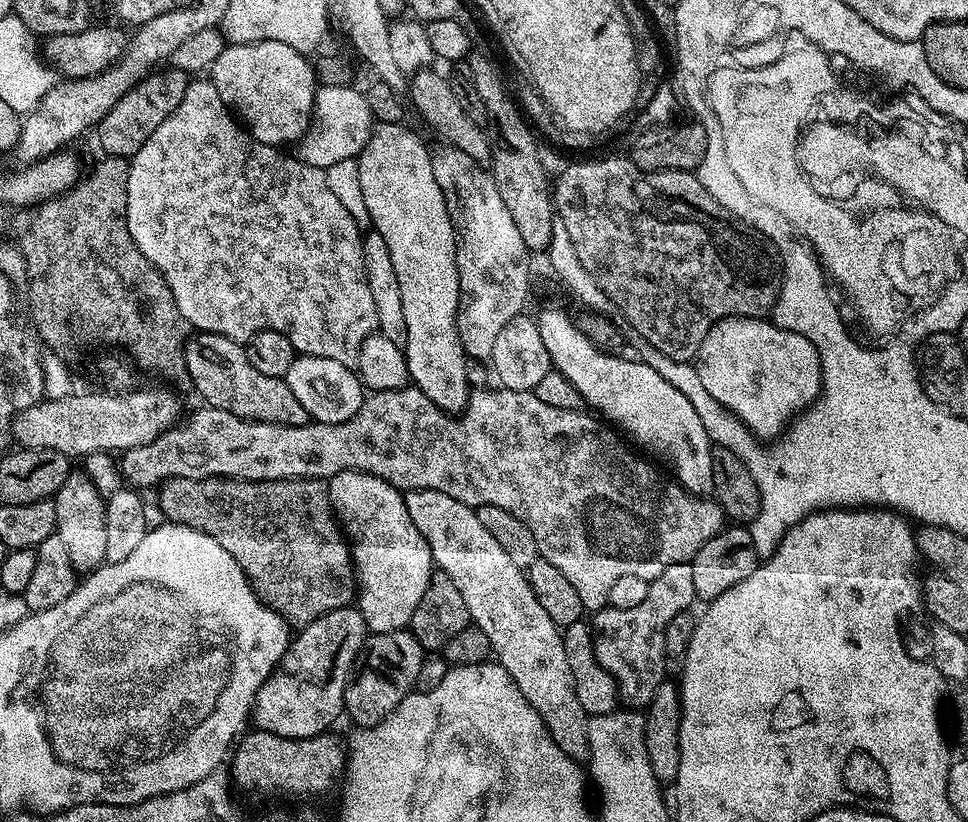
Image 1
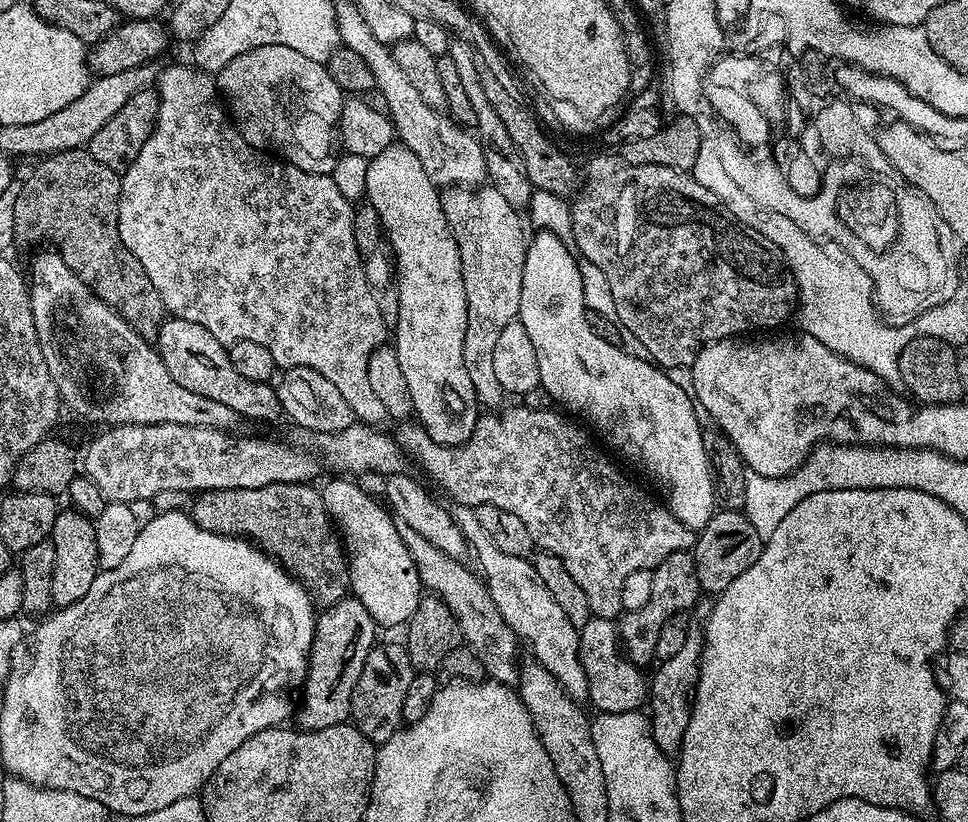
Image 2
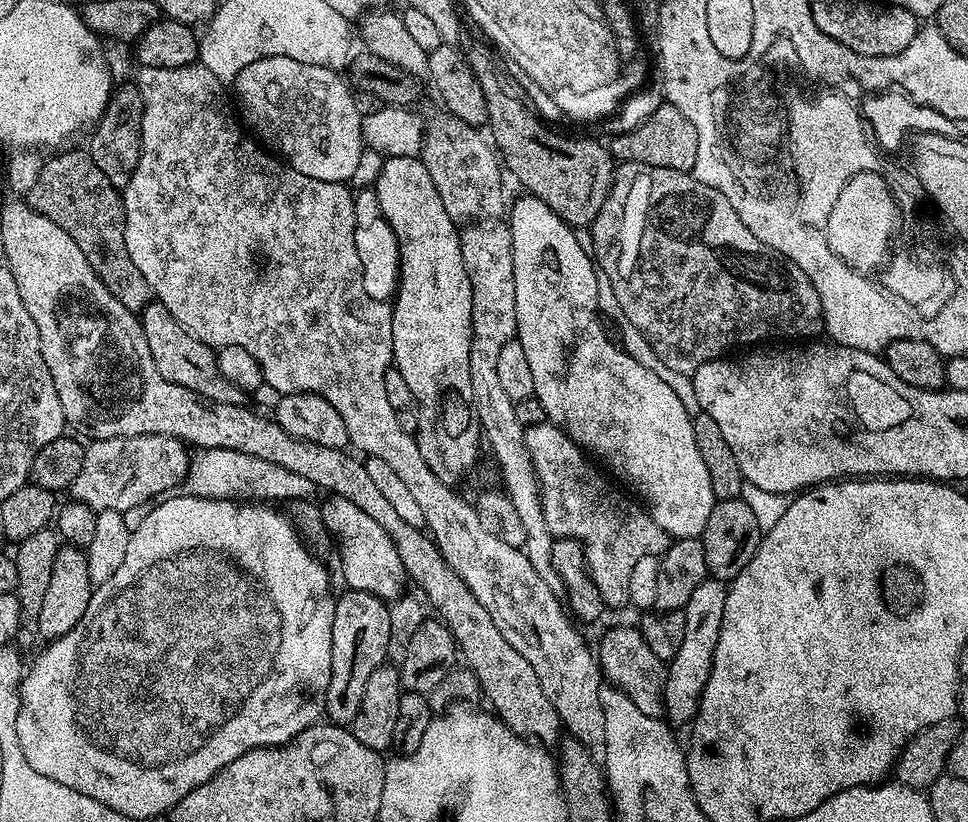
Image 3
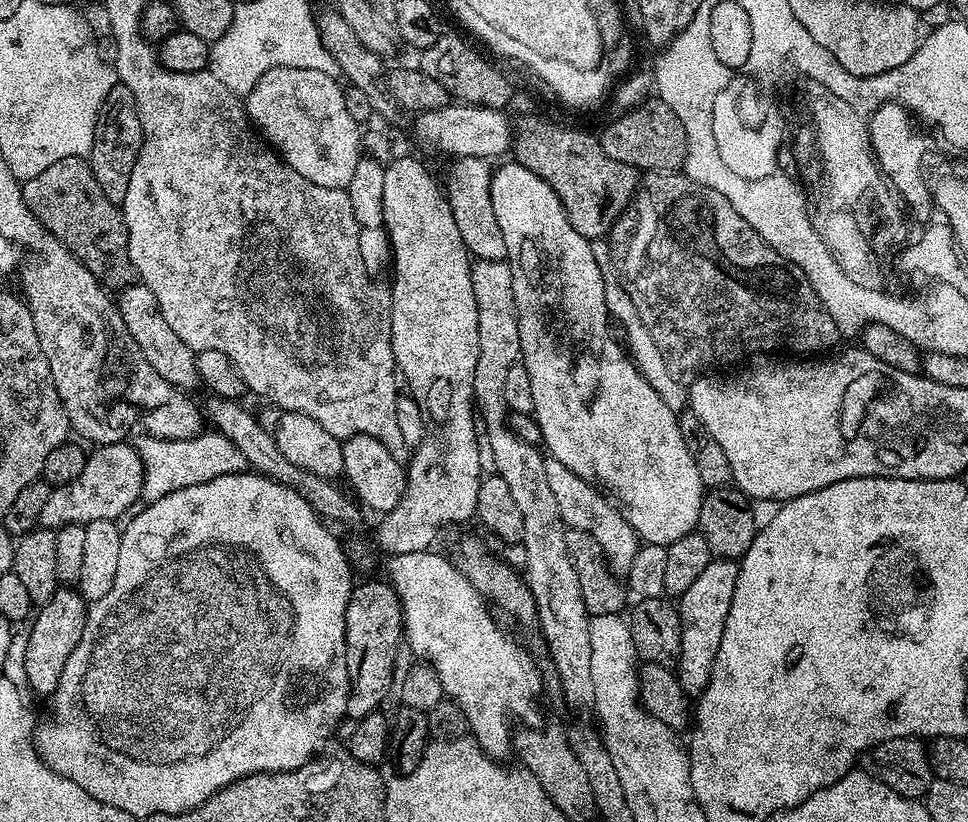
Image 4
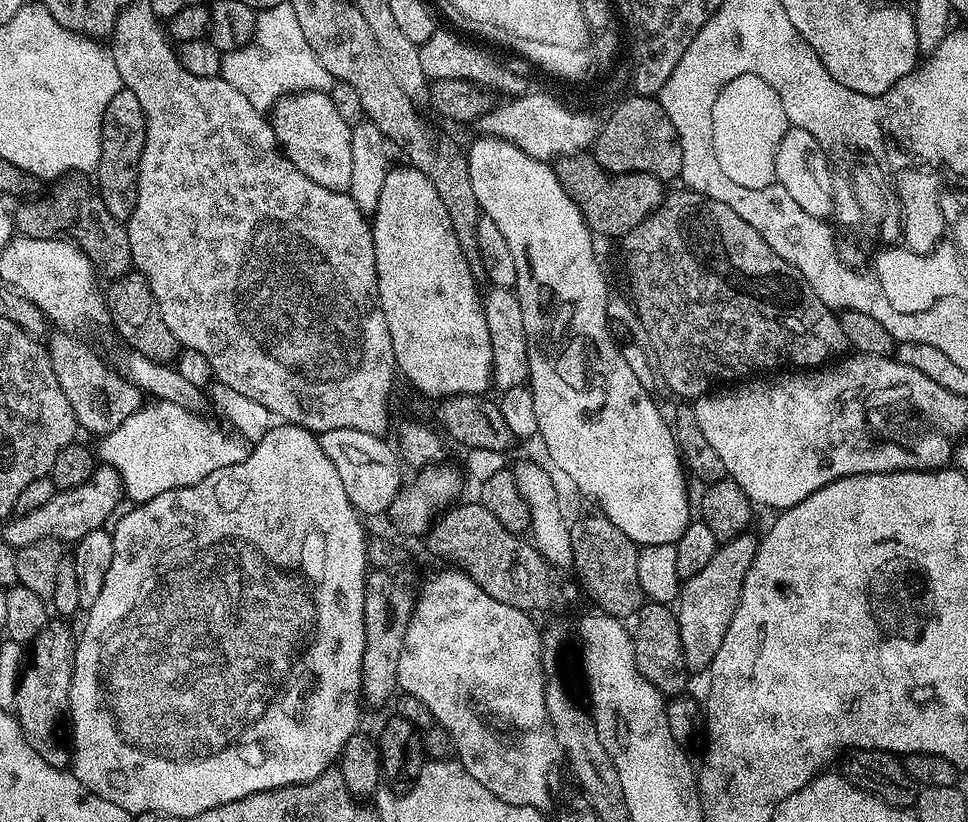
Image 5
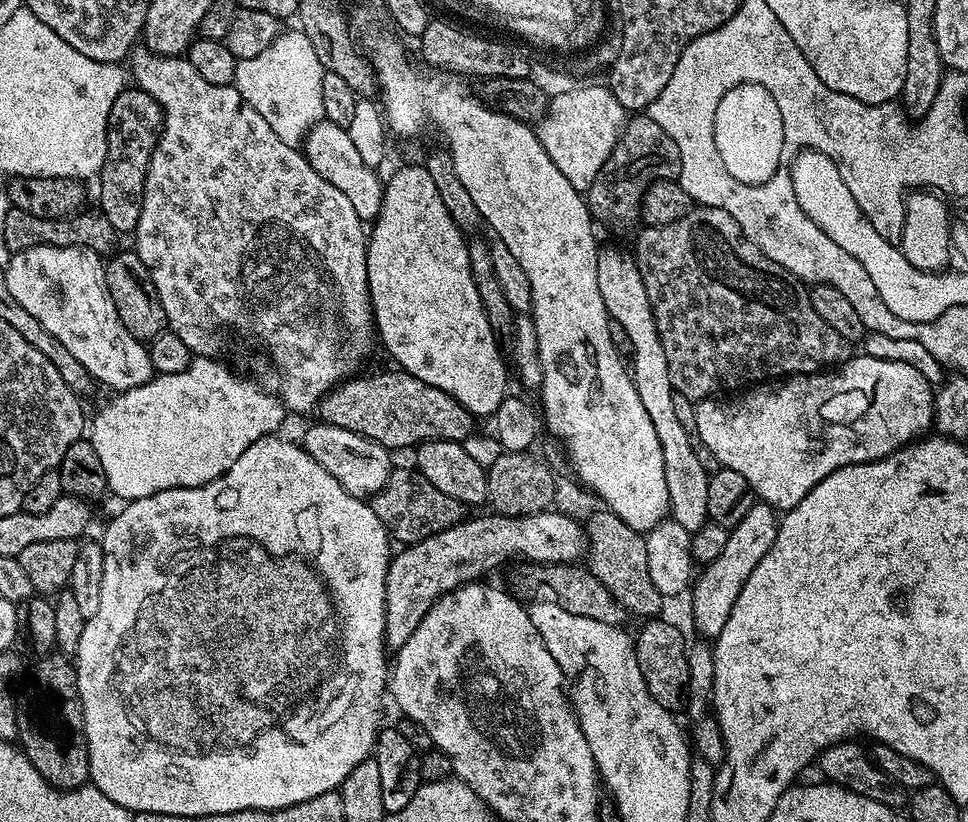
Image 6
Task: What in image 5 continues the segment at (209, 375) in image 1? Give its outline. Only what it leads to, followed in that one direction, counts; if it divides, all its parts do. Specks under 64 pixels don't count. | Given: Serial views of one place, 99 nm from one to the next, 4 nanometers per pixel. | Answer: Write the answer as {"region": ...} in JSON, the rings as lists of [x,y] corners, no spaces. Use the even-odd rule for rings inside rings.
{"region":[[[130,270],[124,276],[115,277],[109,284],[112,285],[106,288],[106,312],[109,317],[112,315],[112,324],[117,334],[129,344],[127,347],[151,360],[175,361],[178,345],[166,322],[162,322],[162,310],[158,310],[150,282],[146,282],[140,272]]]}

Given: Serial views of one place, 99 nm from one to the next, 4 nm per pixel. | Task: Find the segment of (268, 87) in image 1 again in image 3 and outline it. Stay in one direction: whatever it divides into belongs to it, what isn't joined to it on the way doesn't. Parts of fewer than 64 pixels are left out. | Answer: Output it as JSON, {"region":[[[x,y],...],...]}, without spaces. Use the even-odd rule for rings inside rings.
{"region":[[[258,58],[258,62],[250,62],[250,66],[238,74],[234,88],[243,123],[273,153],[279,154],[290,167],[298,170],[298,174],[306,174],[306,178],[318,178],[318,182],[343,184],[351,181],[354,169],[358,166],[358,158],[362,158],[366,145],[364,135],[360,133],[362,117],[354,107],[353,89],[339,71],[314,66],[310,62],[298,62],[298,58]]]}

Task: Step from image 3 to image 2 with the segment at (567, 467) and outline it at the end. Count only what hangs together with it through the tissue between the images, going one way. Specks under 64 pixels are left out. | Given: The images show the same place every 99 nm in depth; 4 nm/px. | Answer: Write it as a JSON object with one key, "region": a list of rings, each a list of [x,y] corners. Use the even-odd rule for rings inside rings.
{"region":[[[523,406],[507,408],[495,414],[481,415],[474,426],[474,434],[455,448],[434,442],[416,422],[401,423],[396,440],[401,450],[450,499],[457,500],[457,505],[476,509],[483,504],[493,504],[522,518],[526,530],[530,530],[533,545],[541,552],[562,558],[562,566],[570,570],[574,582],[578,582],[580,589],[586,593],[586,603],[590,605],[592,615],[616,620],[622,612],[622,582],[626,582],[629,574],[634,574],[634,570],[655,569],[672,552],[689,551],[696,543],[697,533],[678,522],[678,518],[674,518],[672,511],[659,499],[651,500],[598,449],[591,448],[588,436],[583,432],[585,429],[567,415],[556,410],[534,410]]]}

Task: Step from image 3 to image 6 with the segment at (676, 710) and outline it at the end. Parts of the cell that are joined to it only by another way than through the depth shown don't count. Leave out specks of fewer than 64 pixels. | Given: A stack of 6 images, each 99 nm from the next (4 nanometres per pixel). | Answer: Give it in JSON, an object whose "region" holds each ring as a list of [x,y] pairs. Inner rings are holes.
{"region":[[[763,502],[753,503],[751,510],[729,531],[726,538],[726,546],[722,549],[722,554],[718,558],[706,565],[703,565],[700,576],[695,577],[694,583],[690,588],[692,596],[692,620],[696,623],[696,628],[704,636],[715,638],[722,634],[722,626],[730,618],[734,610],[734,602],[738,594],[742,594],[742,586],[746,578],[762,562],[762,558],[774,546],[776,529],[778,527],[778,512],[772,505]]]}

